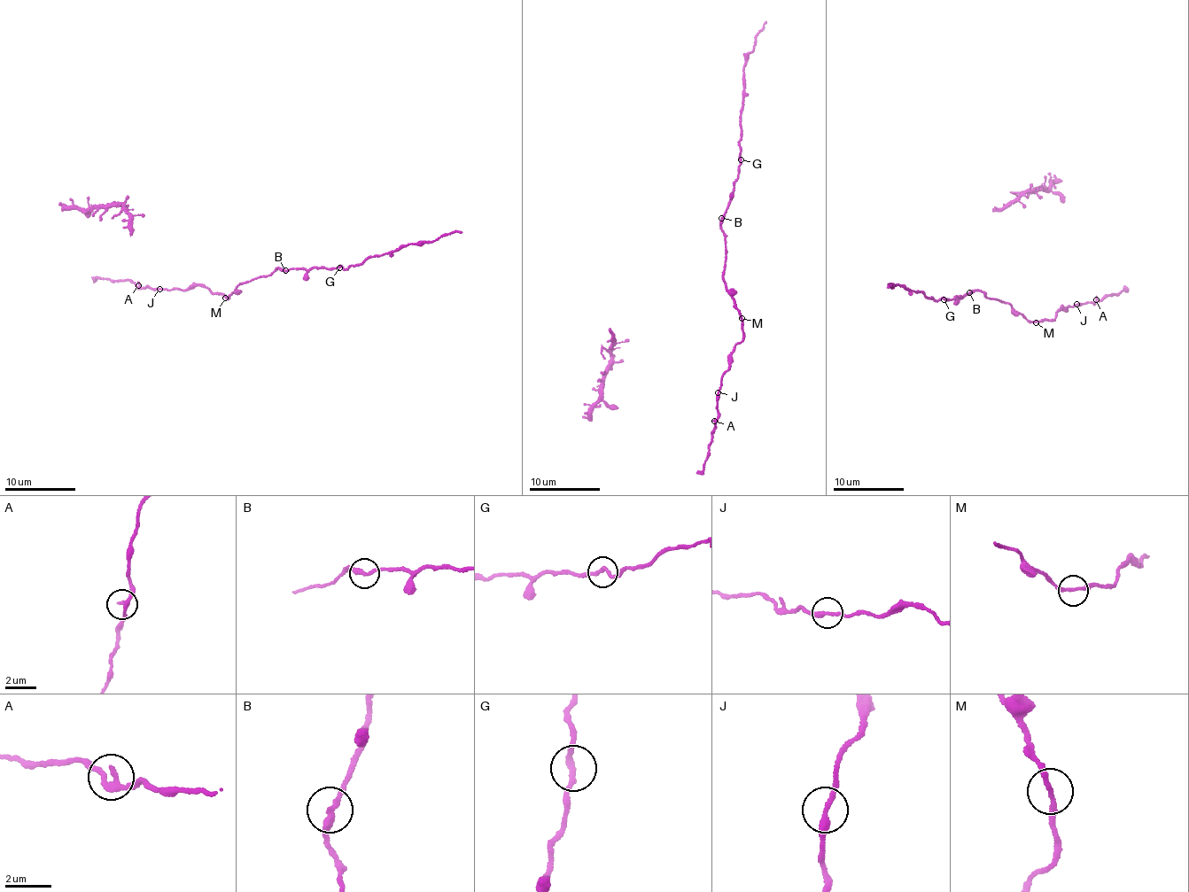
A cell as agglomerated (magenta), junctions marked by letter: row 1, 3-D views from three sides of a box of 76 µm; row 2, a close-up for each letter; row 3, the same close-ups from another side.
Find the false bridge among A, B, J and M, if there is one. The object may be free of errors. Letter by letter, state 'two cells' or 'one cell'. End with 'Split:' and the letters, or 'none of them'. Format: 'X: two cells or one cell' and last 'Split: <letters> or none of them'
A: one cell
B: one cell
J: one cell
M: one cell
Split: none of them

